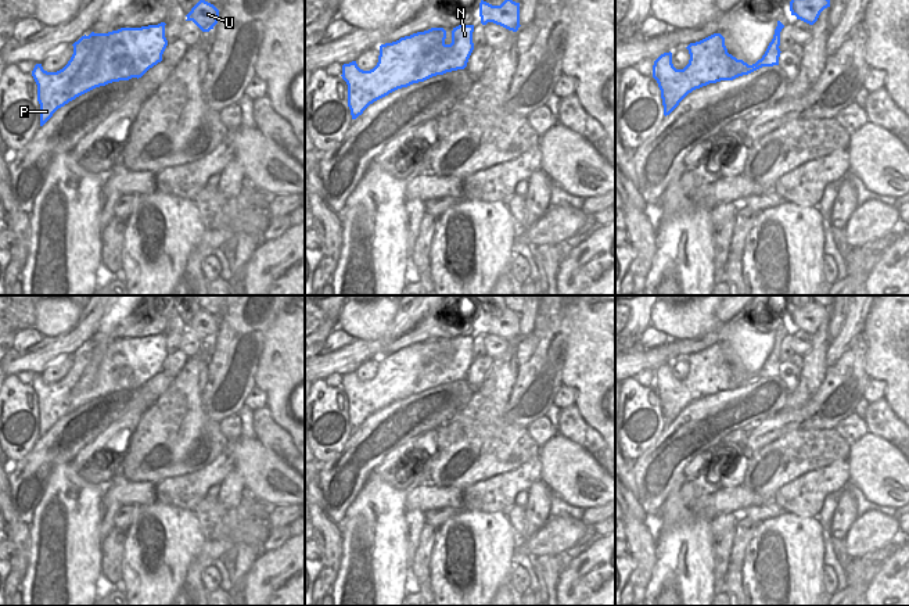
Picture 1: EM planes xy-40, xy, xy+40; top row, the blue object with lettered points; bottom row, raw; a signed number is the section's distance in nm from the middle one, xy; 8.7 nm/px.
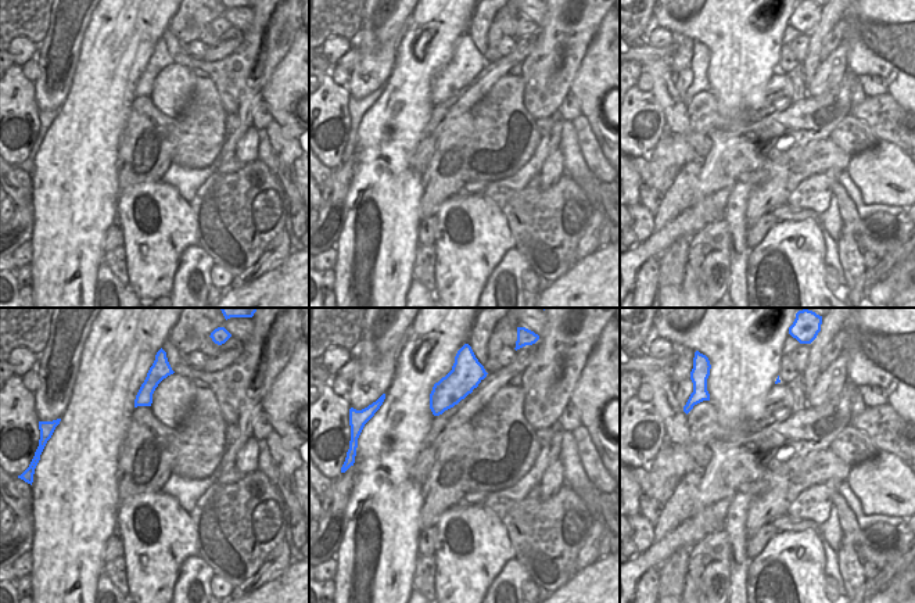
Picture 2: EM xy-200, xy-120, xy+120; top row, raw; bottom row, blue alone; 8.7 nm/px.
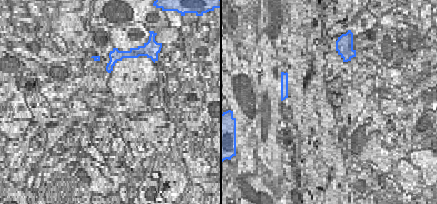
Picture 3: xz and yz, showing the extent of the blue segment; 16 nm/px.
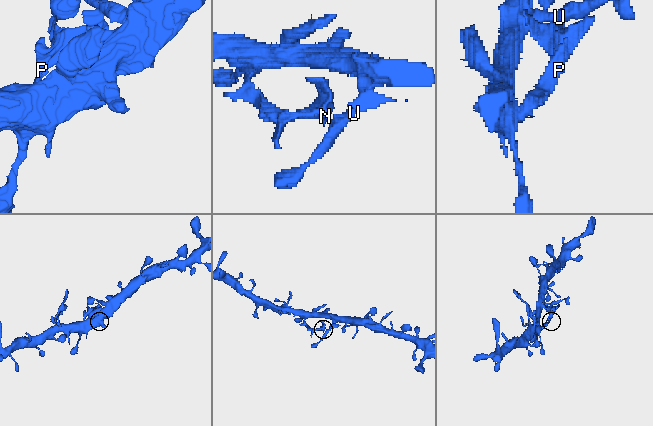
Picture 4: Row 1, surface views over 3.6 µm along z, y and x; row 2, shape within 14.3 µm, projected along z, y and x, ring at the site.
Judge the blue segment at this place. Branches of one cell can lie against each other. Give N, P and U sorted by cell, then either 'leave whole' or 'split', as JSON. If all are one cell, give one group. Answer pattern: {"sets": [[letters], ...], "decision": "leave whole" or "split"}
{"sets": [["N", "P", "U"]], "decision": "leave whole"}

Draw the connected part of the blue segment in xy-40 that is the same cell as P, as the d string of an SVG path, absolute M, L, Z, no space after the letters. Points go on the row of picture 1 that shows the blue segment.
M165 25L91 32L72 44L73 54L62 69L47 72L36 64L32 76L37 85L40 126L76 97L112 82L139 79L161 62L168 46Z

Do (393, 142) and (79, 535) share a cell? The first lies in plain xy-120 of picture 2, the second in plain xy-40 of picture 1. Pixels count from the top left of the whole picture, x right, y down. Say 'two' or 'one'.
one

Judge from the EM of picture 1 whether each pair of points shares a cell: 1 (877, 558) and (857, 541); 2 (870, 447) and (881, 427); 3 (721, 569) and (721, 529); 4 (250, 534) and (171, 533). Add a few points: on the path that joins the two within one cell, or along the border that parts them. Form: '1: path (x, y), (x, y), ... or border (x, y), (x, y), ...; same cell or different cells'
1: border (894, 537), (877, 551); different cells
2: border (869, 431), (886, 438), (894, 447); different cells
3: path (721, 559), (721, 538); same cell
4: border (205, 542), (186, 570); different cells

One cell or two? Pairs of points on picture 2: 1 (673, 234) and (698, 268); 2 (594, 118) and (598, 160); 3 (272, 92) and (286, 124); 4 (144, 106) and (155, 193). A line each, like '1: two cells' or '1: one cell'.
1: two cells
2: two cells
3: one cell
4: two cells

